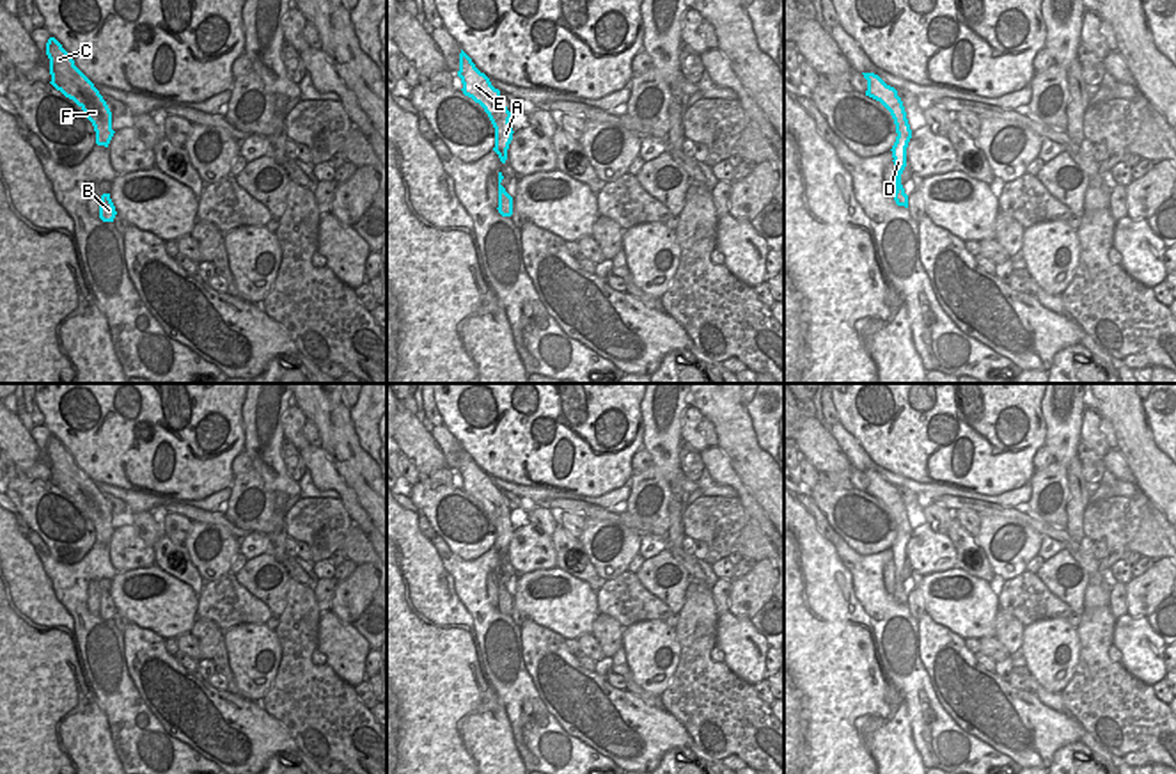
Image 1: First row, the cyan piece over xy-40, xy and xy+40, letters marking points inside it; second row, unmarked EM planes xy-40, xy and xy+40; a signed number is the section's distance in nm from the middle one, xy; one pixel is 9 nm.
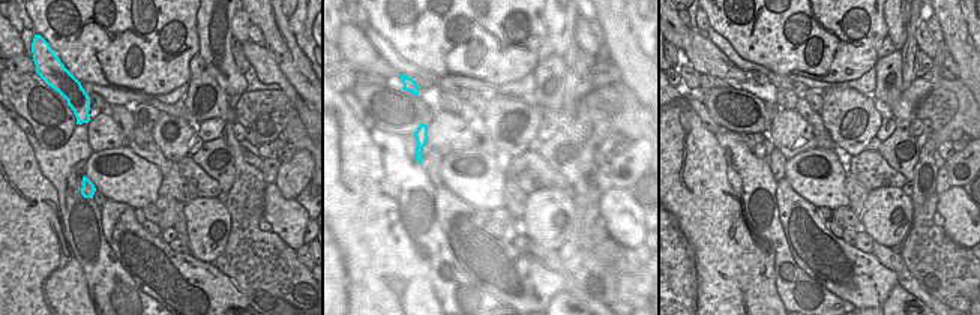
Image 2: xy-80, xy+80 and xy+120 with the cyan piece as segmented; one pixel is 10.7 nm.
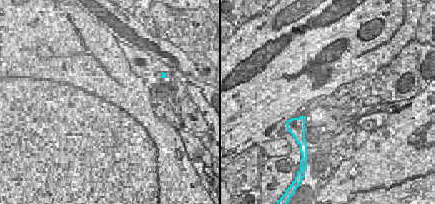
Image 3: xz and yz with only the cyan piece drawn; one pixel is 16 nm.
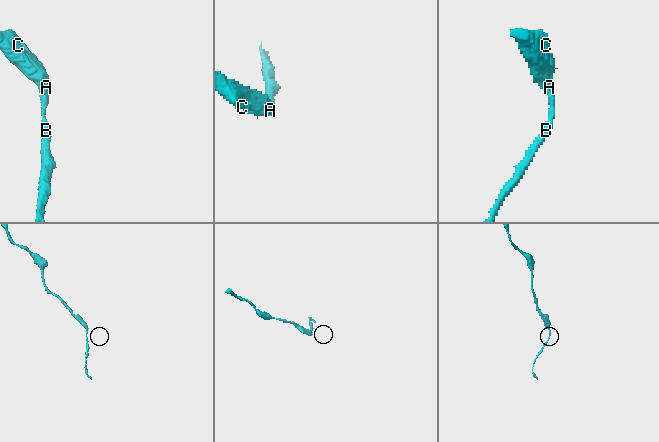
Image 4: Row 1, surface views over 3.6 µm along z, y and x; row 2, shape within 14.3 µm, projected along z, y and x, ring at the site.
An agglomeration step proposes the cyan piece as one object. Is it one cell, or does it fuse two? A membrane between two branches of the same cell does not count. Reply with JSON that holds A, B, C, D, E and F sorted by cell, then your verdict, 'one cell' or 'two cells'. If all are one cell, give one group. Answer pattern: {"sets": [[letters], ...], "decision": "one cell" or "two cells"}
{"sets": [["A", "B", "C", "D", "E", "F"]], "decision": "one cell"}

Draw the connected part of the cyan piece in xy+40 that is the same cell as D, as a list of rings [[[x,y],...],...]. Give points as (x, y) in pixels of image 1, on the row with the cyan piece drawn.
[[[862,73],[867,80],[867,91],[866,96],[880,101],[892,115],[896,124],[896,142],[892,146],[892,162],[896,167],[896,192],[894,201],[898,206],[908,208],[908,195],[905,194],[905,188],[901,185],[901,174],[906,167],[906,147],[912,138],[912,130],[906,119],[906,112],[903,107],[901,98],[898,96],[898,91],[890,85],[887,85],[878,75],[874,73]]]

